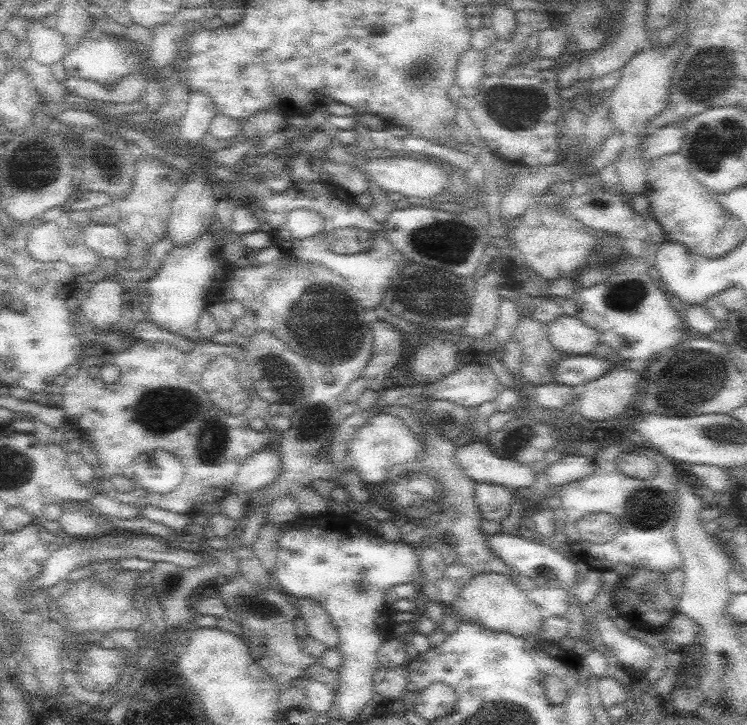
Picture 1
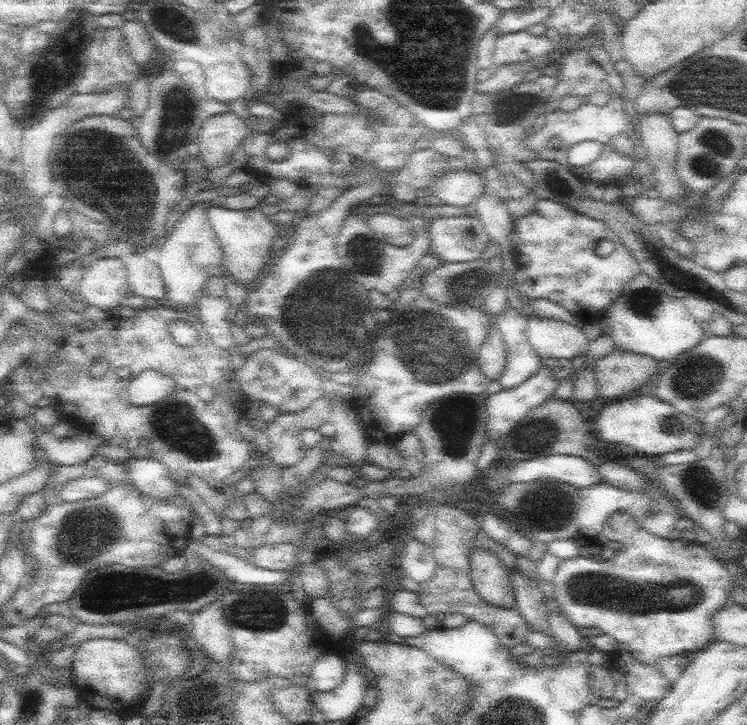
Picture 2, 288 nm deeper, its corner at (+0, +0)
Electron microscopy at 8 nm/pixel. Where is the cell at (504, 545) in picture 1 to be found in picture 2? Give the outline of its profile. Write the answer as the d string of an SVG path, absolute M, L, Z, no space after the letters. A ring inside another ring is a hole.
M617 512L617 514L611 514L605 524L603 524L603 534L607 538L607 542L619 542L623 544L623 550L617 552L617 556L613 560L597 560L595 558L595 552L583 552L579 554L577 558L565 558L565 560L559 560L557 564L557 570L555 570L555 576L553 576L553 582L547 586L547 590L555 592L555 600L553 604L563 608L565 610L565 616L571 620L571 624L575 626L581 626L581 628L599 628L603 634L609 634L613 636L617 642L625 642L629 646L629 652L633 654L633 658L637 658L639 662L643 664L651 664L651 662L657 662L659 658L665 658L665 656L673 656L673 654L687 654L687 656L693 656L695 652L703 650L705 646L709 646L713 640L715 640L715 632L711 630L711 616L713 612L717 612L721 608L721 604L731 596L731 580L729 580L729 572L725 568L725 562L721 556L713 556L713 550L711 546L701 546L697 542L689 542L689 540L671 540L671 538L659 538L647 530L641 530L639 522L631 518L631 514L625 514L625 512Z

